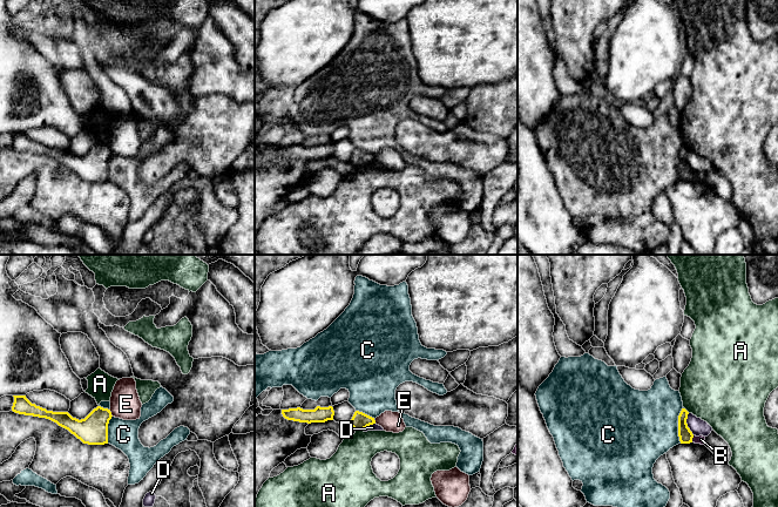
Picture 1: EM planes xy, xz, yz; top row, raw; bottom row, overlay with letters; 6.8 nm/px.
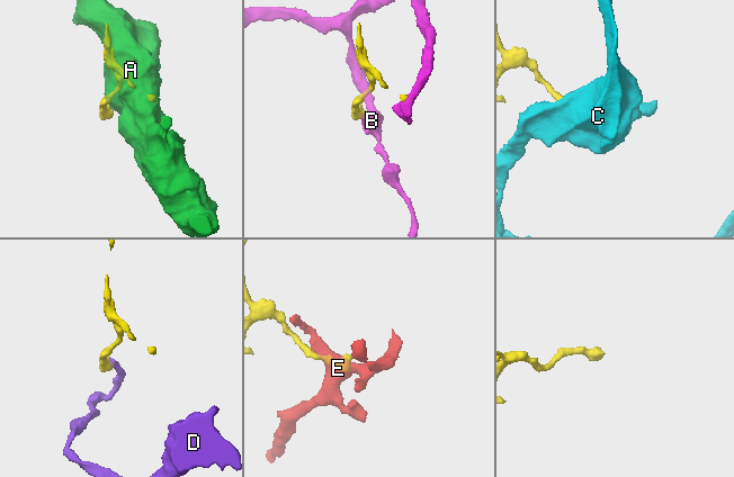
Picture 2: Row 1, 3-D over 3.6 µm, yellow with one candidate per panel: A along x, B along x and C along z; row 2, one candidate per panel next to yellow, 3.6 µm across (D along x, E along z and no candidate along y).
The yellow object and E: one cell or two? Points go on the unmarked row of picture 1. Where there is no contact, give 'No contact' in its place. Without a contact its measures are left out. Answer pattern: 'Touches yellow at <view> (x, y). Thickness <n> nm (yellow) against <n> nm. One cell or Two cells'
Touches yellow at xy (110, 149). Thickness 200 nm (yellow) against 200 nm. Two cells

